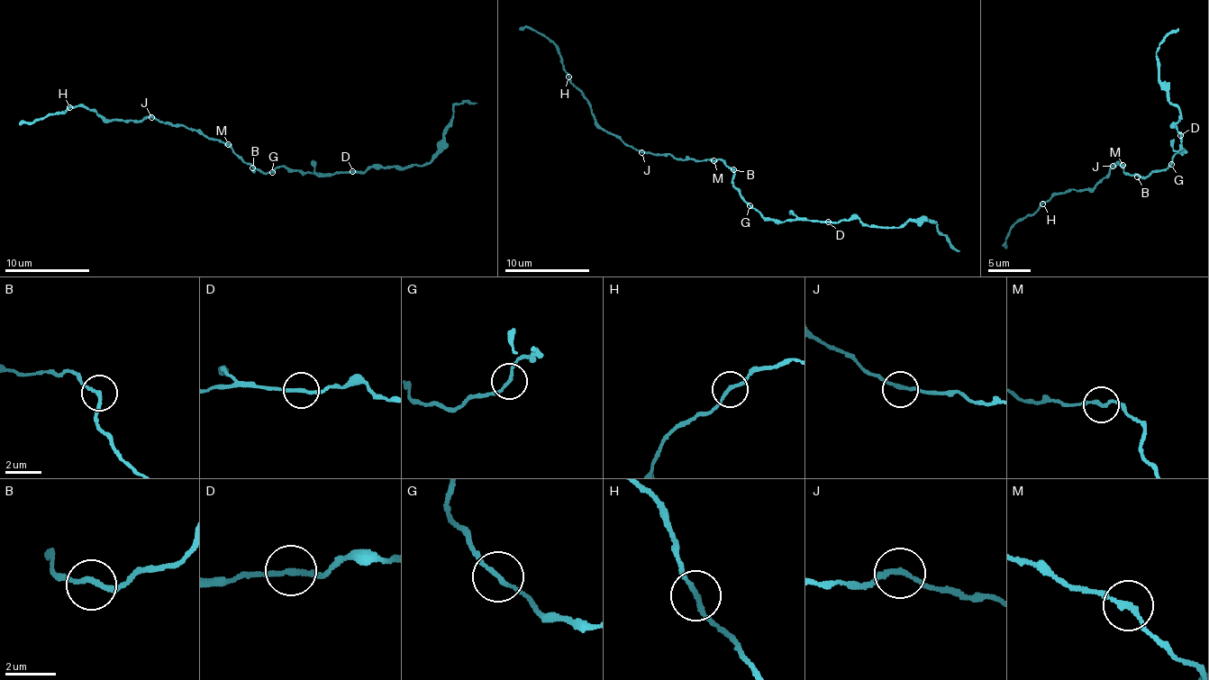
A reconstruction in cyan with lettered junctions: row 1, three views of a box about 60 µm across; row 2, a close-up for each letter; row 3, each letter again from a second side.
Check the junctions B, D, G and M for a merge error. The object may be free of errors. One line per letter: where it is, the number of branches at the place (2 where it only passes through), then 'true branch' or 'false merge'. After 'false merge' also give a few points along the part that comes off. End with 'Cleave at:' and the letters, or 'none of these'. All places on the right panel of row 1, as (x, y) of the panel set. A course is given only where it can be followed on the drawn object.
B: at (1137, 176); 2 branches meet; true branch
D: at (1180, 135); 2 branches meet; true branch
G: at (1171, 164); 2 branches meet; true branch
M: at (1122, 165); 2 branches meet; true branch
Cleave at: none of these

